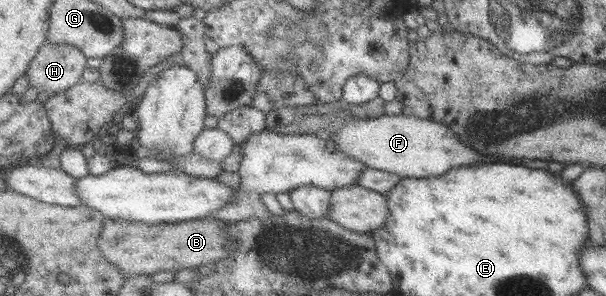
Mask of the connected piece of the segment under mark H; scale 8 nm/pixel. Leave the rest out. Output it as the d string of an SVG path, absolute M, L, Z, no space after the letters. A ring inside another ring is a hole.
M46 42L38 56L34 58L31 68L27 73L29 86L36 88L39 92L45 92L49 97L62 94L73 86L82 82L88 68L88 56L81 49L70 45L58 45Z

